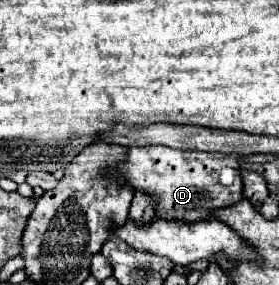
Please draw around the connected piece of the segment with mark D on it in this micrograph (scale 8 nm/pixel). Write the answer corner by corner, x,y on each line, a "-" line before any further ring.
133,146
129,148
125,164
115,172
115,178
125,182
129,180
135,190
157,196
157,218
181,218
185,222
195,222
205,220
213,210
231,206
243,198
240,164
241,156
235,154
209,154
167,146

